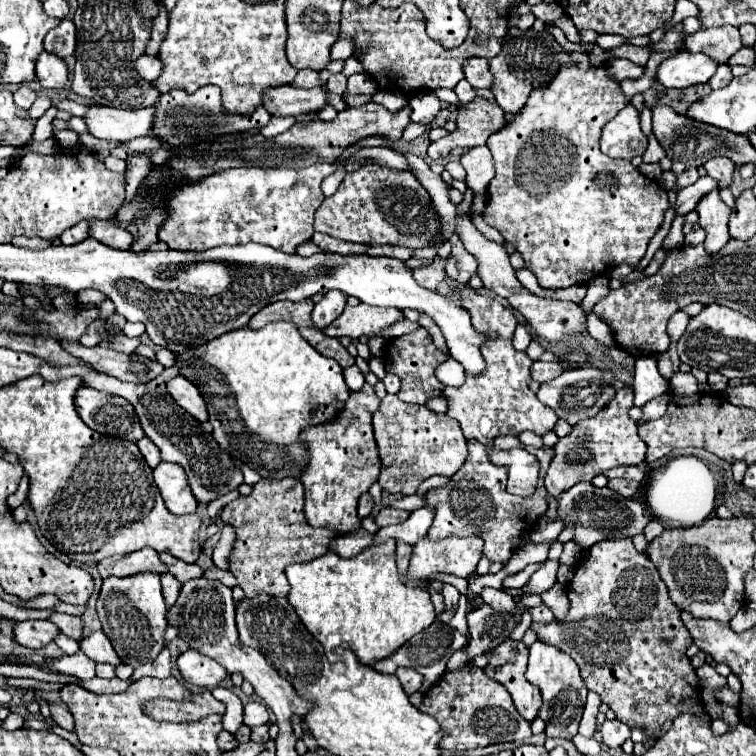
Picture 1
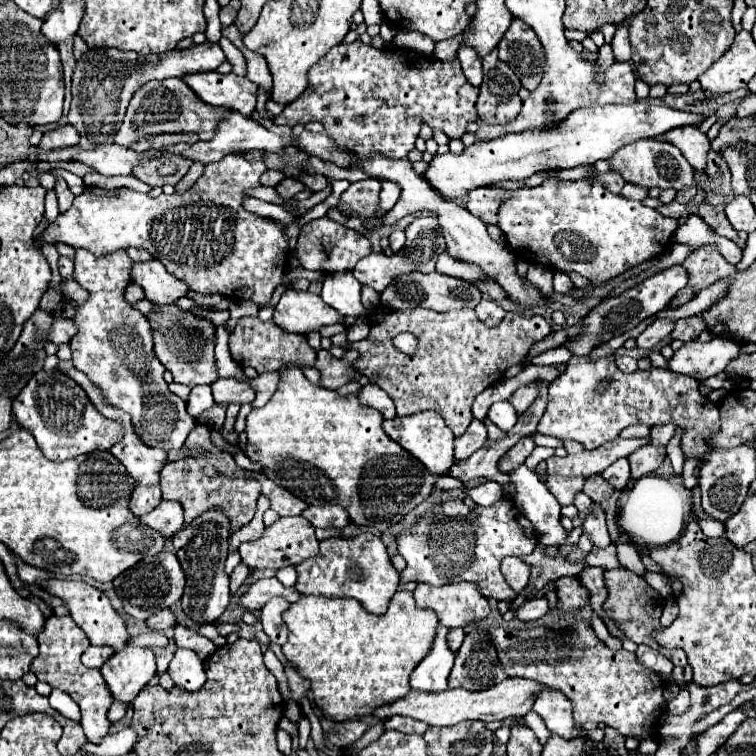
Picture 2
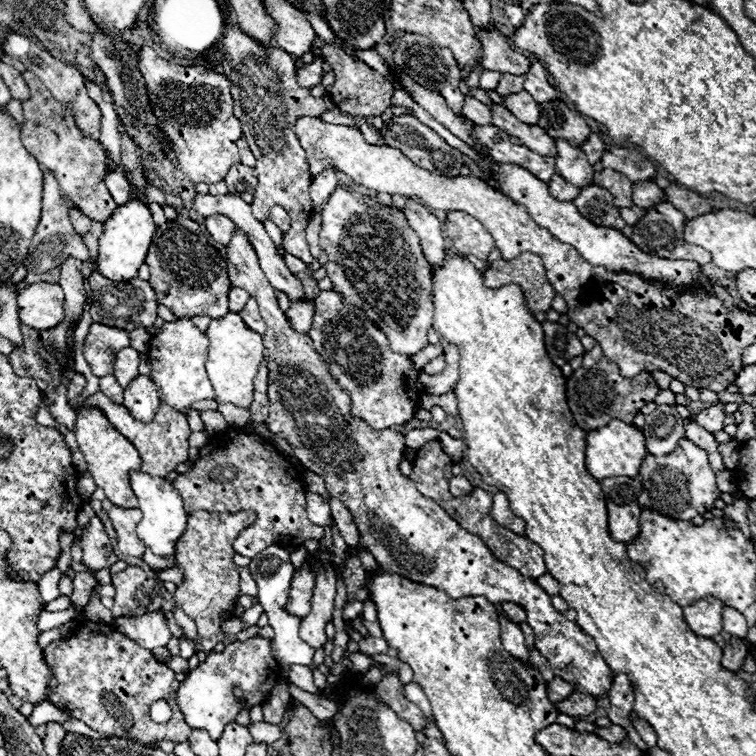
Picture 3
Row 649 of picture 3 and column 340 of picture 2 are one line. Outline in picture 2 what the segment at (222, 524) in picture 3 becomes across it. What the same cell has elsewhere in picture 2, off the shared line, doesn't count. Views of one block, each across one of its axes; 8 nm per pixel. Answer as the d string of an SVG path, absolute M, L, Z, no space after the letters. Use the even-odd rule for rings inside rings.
M374 178L352 182L350 188L340 196L336 210L348 218L358 216L362 224L370 224L370 230L380 228L384 226L384 216L378 216L380 188L382 184Z

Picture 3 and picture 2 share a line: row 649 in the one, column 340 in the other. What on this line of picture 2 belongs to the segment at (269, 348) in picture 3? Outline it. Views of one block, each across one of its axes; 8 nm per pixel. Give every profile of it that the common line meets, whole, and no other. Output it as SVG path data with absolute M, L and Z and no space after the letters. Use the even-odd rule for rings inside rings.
M370 532L352 538L328 538L320 542L320 552L296 564L298 582L296 590L300 594L316 594L328 598L356 598L368 612L384 614L390 598L398 588L400 574L390 562L386 546L382 540Z

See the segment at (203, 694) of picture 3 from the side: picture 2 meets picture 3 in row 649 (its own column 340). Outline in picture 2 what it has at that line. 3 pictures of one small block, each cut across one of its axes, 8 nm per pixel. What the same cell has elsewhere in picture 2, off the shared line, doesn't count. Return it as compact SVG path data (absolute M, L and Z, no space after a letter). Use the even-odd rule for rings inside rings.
M328 216L304 224L304 228L298 236L298 242L296 242L296 254L300 258L302 268L322 270L322 272L352 270L356 266L356 262L362 260L364 256L368 256L370 252L372 252L372 246L368 238L355 230L332 222Z

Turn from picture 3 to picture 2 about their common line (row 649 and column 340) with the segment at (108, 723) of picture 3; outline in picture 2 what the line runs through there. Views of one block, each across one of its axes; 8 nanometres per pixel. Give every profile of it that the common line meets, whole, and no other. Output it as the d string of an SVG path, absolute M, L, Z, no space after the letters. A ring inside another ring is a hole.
M356 40L352 44L334 46L316 66L310 68L308 80L310 86L302 92L300 98L288 104L280 116L274 118L274 124L294 126L318 120L338 144L360 156L382 152L390 158L406 158L408 152L414 148L414 140L418 138L422 122L426 122L430 128L440 128L448 138L460 138L466 132L466 124L478 118L474 106L478 98L478 88L468 84L458 60L430 60L418 56L412 50L392 46L374 48Z

